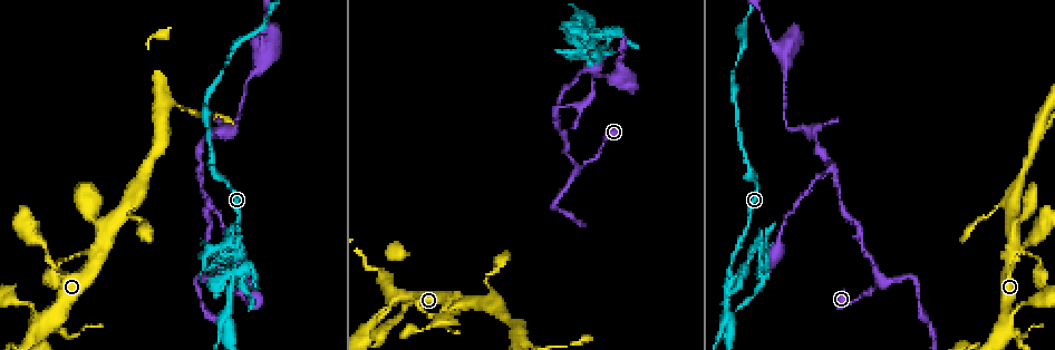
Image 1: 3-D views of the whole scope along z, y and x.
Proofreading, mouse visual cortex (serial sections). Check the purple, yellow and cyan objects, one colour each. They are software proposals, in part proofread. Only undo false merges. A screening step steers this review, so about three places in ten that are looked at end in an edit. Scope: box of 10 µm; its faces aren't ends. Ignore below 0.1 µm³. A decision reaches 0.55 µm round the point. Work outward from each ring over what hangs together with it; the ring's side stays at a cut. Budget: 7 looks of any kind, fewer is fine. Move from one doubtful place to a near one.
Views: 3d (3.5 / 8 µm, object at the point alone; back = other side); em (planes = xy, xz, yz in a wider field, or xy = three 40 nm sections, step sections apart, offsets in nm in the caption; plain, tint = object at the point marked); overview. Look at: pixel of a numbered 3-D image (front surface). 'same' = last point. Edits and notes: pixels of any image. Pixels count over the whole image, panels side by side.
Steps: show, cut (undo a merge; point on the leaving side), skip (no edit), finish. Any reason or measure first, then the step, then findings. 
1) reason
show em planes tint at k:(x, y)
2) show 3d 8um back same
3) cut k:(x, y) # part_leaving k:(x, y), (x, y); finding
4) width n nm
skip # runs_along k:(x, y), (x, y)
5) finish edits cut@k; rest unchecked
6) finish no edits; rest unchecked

arms part here
show 3d 8um at 1:(579, 171)

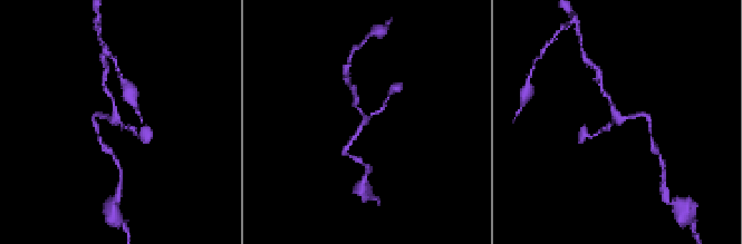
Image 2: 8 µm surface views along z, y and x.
zoom in
show 3d 3.5um same

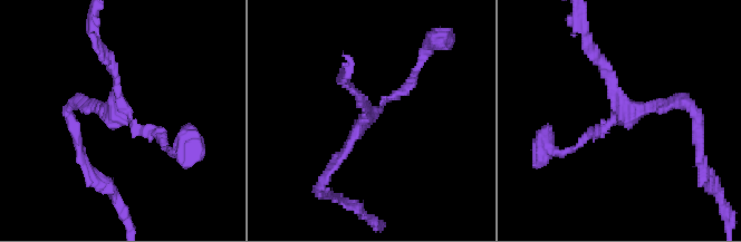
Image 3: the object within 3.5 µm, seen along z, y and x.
need the tissue
show em planes tint at 3:(123, 113)

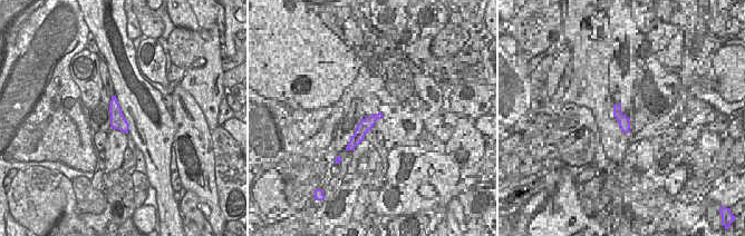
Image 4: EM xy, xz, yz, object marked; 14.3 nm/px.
width 220 nm
skip # runs_along 3:(167, 149), (119, 112), (116, 77), (102, 54); all the same cell

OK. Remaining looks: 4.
arms run side by side
show 3d 3.5um at 1:(730, 278)

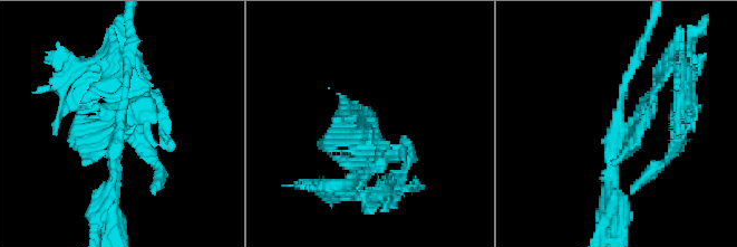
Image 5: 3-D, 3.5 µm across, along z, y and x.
shape alone is not enough
show em xy step 3 tint at 5:(623, 128)

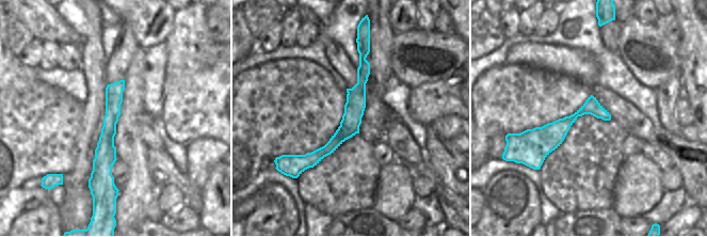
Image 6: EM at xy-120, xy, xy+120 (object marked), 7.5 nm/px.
width 150 nm
cut 5:(652, 100) # part_leaving 5:(620, 123), (646, 116), (666, 57); two cells meet here

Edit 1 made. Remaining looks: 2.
side arm on a straight run
show 3d 3.5um at 1:(199, 167)

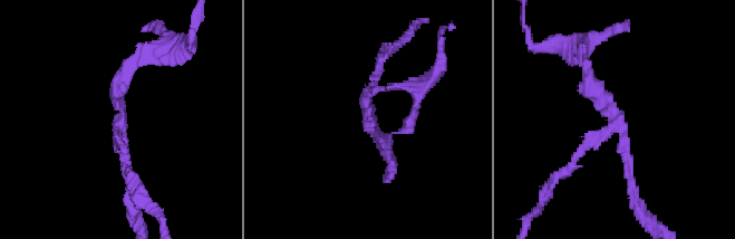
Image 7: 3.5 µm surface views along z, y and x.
arms 3; arm_widths 100, 100, 200 nm; need the tissue
show em xy step 5 tint at 7:(120, 123)

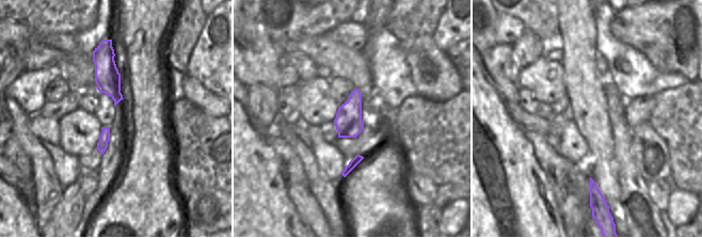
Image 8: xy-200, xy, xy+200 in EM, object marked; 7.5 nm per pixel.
cut 7:(576, 156) # part_leaving 7:(609, 131), (586, 142), (540, 207); a second cell is stuck on

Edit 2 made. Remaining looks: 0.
finish edits cut@5, cut@7; rest unchecked

